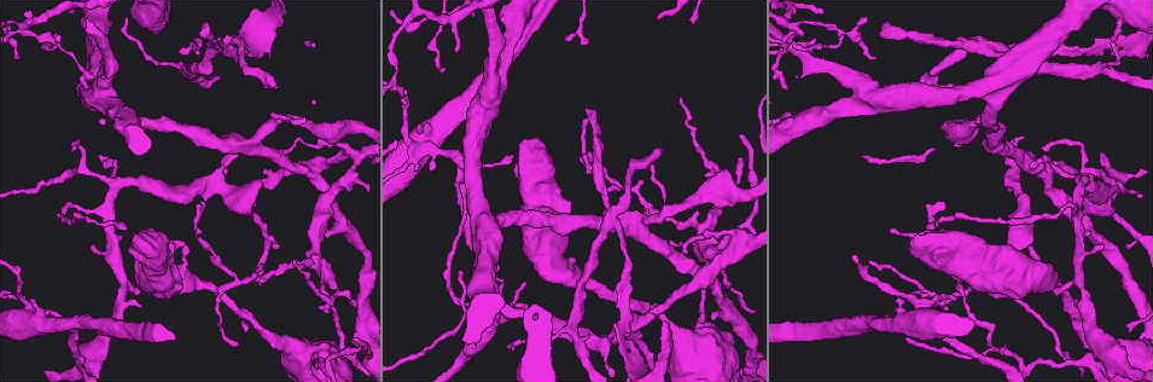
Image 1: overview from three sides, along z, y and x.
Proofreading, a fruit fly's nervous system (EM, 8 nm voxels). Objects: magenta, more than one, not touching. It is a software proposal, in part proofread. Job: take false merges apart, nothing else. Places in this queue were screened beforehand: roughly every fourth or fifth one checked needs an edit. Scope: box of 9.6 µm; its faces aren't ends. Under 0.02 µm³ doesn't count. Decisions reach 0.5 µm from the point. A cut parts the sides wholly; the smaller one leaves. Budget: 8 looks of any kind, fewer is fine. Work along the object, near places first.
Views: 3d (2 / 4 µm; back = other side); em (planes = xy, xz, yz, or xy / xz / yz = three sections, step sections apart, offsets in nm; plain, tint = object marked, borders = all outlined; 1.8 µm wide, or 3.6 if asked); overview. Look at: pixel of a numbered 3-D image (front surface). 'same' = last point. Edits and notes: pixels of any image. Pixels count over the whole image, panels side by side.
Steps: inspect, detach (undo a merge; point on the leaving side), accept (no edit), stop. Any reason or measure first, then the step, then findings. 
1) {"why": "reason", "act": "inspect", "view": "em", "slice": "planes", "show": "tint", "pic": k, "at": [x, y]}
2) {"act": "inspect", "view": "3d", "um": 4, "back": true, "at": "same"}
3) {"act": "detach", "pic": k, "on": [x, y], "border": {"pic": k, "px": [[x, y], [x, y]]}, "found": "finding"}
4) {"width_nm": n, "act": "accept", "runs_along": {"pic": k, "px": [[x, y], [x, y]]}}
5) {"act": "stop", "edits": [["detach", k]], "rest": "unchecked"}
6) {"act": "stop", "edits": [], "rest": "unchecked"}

{"why": "sudden change in width", "act": "inspect", "view": "3d", "um": 4, "back": true, "pic": 1, "at": [280, 16]}

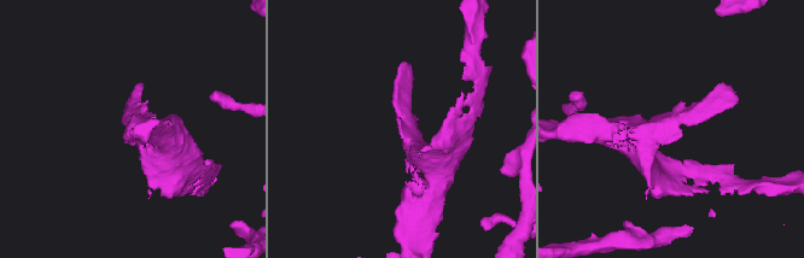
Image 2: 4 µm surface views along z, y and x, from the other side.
{"act": "inspect", "view": "em", "slice": "xz", "step": 16, "show": "plain", "pic": 2, "at": [667, 122]}

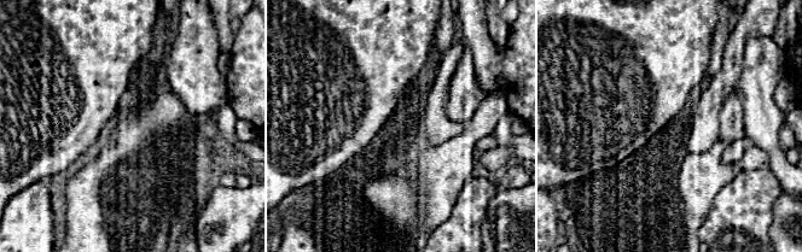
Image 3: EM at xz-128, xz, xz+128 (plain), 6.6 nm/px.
{"act": "inspect", "view": "em", "slice": "xz", "step": 16, "show": "tint", "at": "same"}

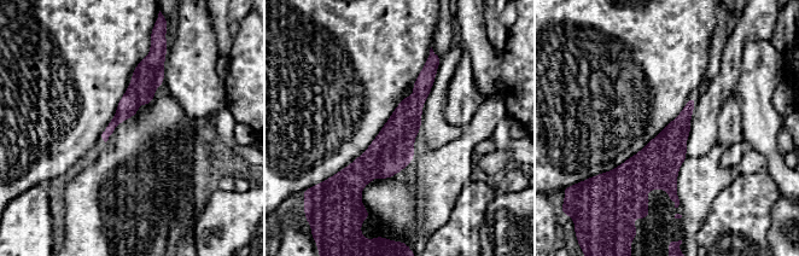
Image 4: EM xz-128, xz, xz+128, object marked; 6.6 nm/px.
{"act": "accept", "found": "continuous, no second neuron"}

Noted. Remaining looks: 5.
{"why": "four arms meet", "act": "inspect", "view": "3d", "um": 4, "pic": 1, "at": [615, 227]}

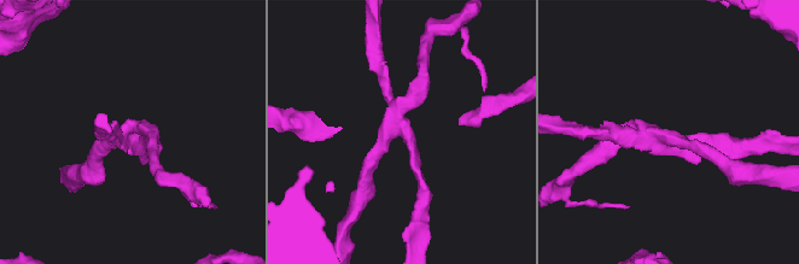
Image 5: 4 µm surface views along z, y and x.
{"arms": 4, "act": "inspect", "view": "em", "slice": "planes", "show": "tint", "pic": 5, "at": [132, 140]}

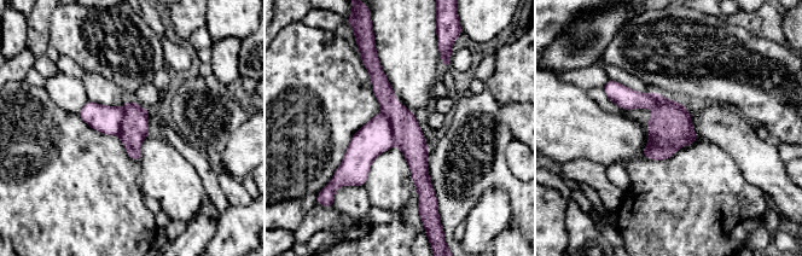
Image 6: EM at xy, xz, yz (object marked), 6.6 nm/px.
{"width_nm": 240, "act": "detach", "pic": 6, "on": [375, 138], "found": "a second neuron is stuck on"}

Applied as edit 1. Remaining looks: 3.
{"act": "inspect", "view": "overview"}

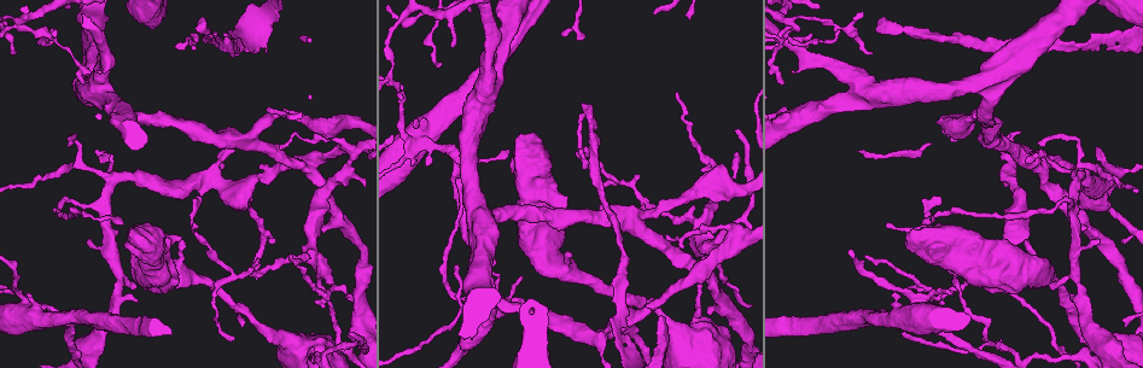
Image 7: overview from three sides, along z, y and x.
{"why": "three arms meet", "act": "inspect", "view": "em", "um": 3.6, "slice": "planes", "show": "tint", "pic": 7, "at": [988, 88]}

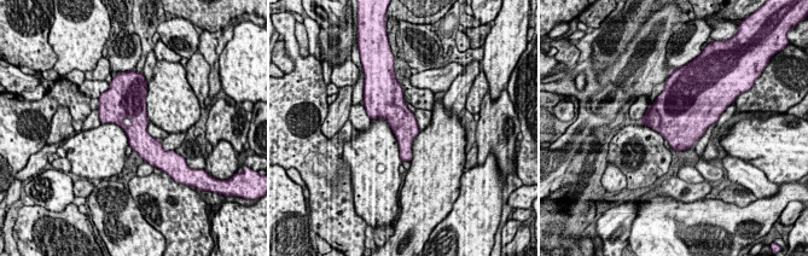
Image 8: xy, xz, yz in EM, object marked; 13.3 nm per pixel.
{"width_nm": 360, "act": "accept", "found": "one neuron here"}

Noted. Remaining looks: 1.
{"act": "stop", "edits": [["detach", 6]], "rest": "unchecked"}

